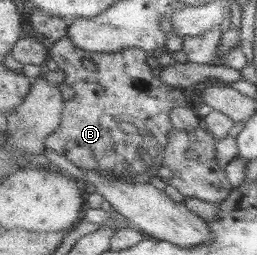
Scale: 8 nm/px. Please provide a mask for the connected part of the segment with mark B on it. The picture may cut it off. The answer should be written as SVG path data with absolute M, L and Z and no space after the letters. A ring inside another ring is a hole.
M70 37L54 44L51 58L67 73L65 85L76 93L75 99L67 99L61 128L47 139L47 149L66 159L83 171L97 171L127 183L149 183L153 177L159 177L159 169L167 159L167 147L171 142L171 133L175 131L171 111L177 107L193 107L185 89L175 88L165 83L156 67L151 67L147 59L148 51L143 47L130 47L121 51L87 51L80 48ZM93 59L98 69L91 71L85 67L85 61Z

